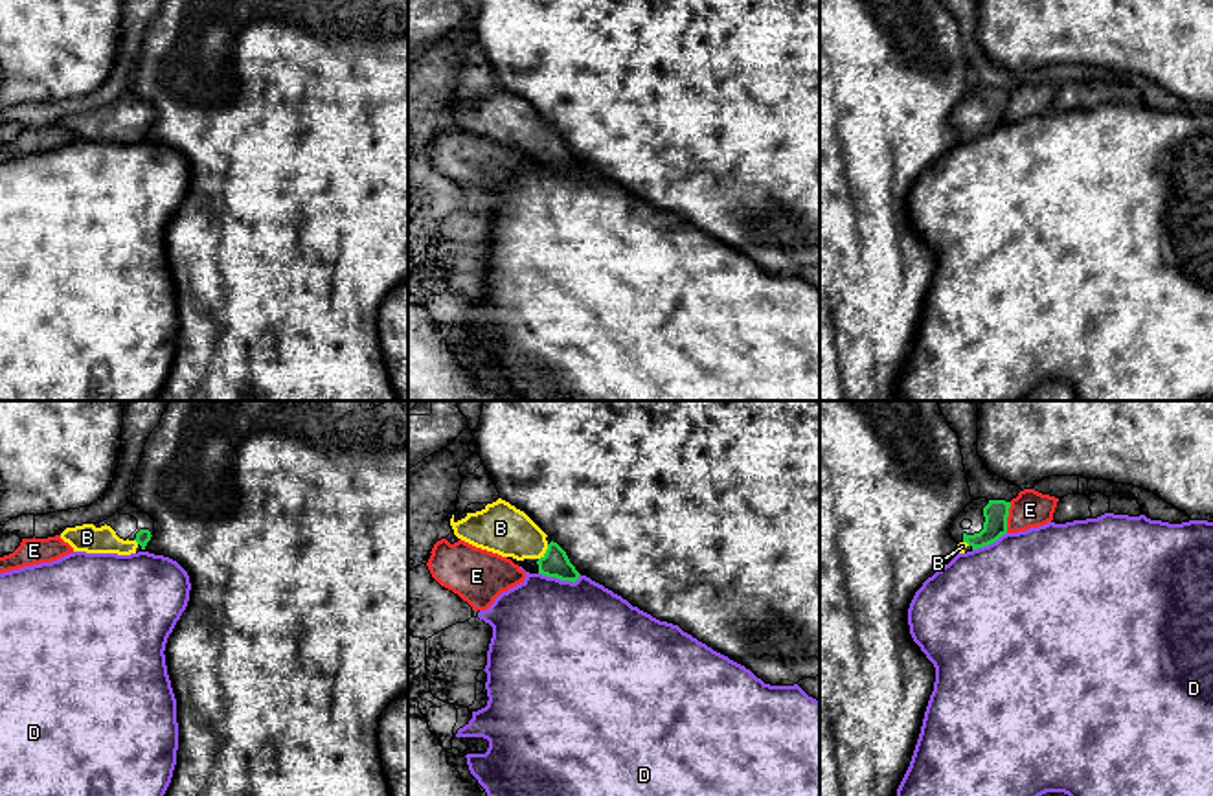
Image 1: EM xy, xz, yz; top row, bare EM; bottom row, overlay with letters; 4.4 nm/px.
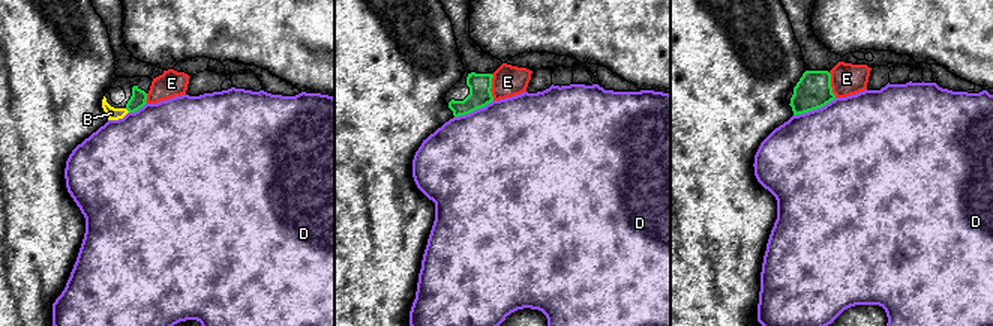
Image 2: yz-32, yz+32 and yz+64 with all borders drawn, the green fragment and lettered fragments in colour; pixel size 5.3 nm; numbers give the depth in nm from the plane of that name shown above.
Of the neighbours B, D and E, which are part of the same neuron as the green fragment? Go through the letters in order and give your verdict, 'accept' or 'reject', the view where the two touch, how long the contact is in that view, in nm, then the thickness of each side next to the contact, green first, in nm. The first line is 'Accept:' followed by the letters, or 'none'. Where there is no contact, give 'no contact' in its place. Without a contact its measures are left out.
Accept: B
B: accept; meets green in xz; contact 80 nm long; 120 nm thick on the green side, 220 nm on the other
D: reject; meets green in xz; contact 190 nm long; 120 nm thick on the green side, 480 nm on the other
E: reject; meets green in yz; contact 140 nm long; 110 nm thick on the green side, 160 nm on the other

